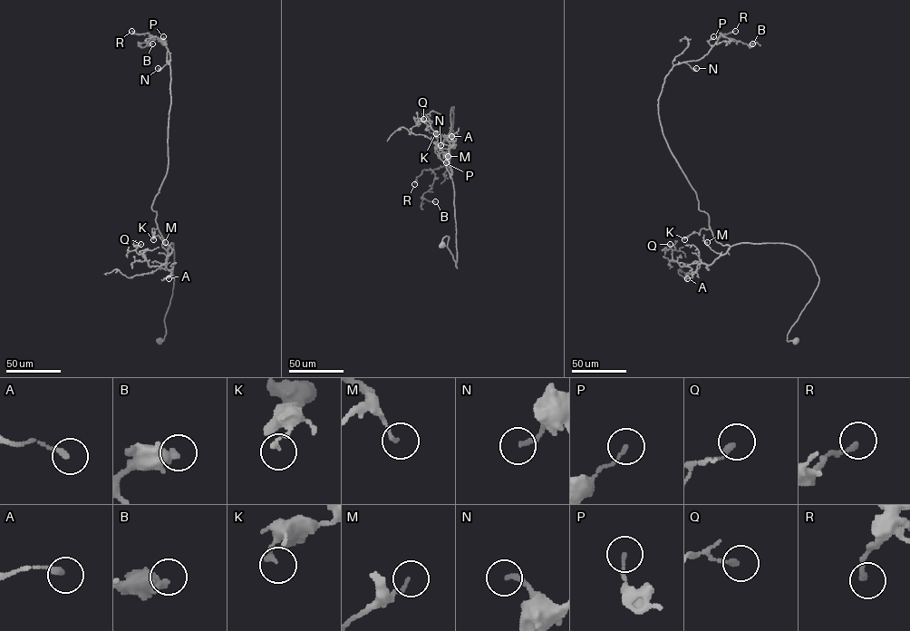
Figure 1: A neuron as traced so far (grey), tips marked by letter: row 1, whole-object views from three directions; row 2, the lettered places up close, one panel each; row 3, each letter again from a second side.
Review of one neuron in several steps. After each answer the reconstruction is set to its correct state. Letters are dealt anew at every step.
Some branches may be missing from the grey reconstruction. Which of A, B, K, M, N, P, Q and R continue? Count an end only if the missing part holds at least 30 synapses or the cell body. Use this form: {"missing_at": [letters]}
{"missing_at": ["N"]}

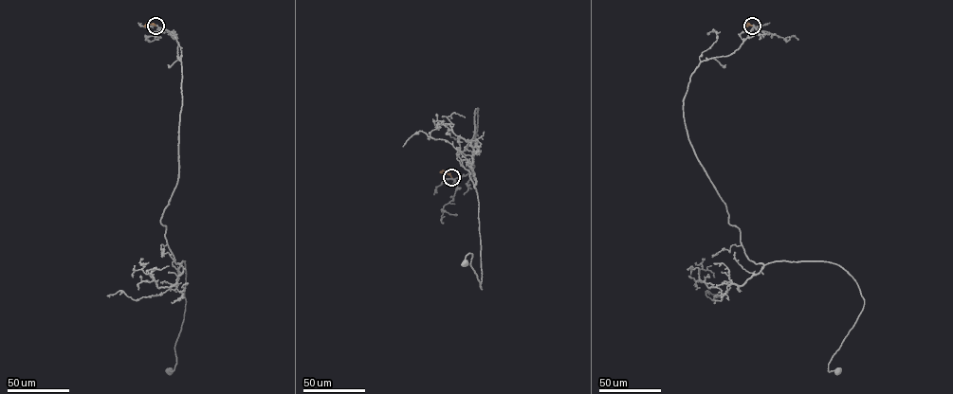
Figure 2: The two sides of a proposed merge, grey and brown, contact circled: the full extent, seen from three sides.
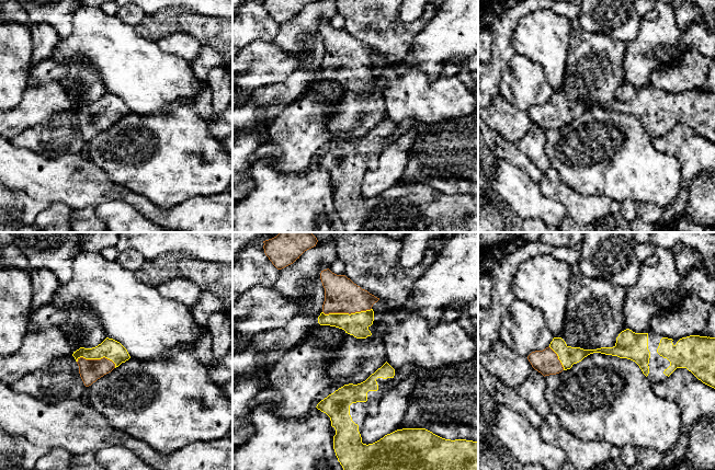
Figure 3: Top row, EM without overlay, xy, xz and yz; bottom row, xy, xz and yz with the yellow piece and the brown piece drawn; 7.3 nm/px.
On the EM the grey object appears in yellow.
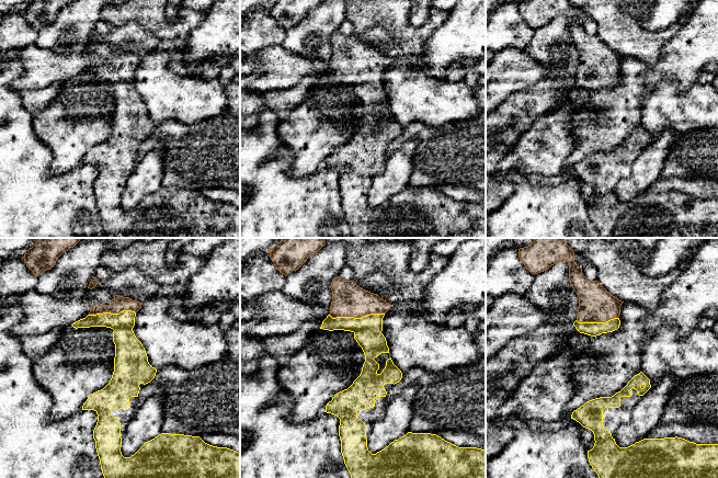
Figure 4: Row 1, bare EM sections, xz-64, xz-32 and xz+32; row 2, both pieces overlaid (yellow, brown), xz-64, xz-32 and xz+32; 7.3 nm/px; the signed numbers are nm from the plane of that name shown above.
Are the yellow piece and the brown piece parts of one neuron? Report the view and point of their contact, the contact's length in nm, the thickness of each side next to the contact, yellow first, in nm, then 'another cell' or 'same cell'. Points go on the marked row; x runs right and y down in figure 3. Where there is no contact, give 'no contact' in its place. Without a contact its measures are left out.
meets yellow in xz at (347, 313); contact 360 nm long; 170 nm thick on the yellow side, 260 nm on the other; same cell

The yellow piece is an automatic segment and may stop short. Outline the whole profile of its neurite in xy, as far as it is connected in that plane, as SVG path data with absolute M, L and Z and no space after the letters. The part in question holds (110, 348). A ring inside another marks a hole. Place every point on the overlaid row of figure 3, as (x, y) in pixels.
M109 337L95 347L80 347L72 356L79 366L79 374L86 387L130 358L120 342Z

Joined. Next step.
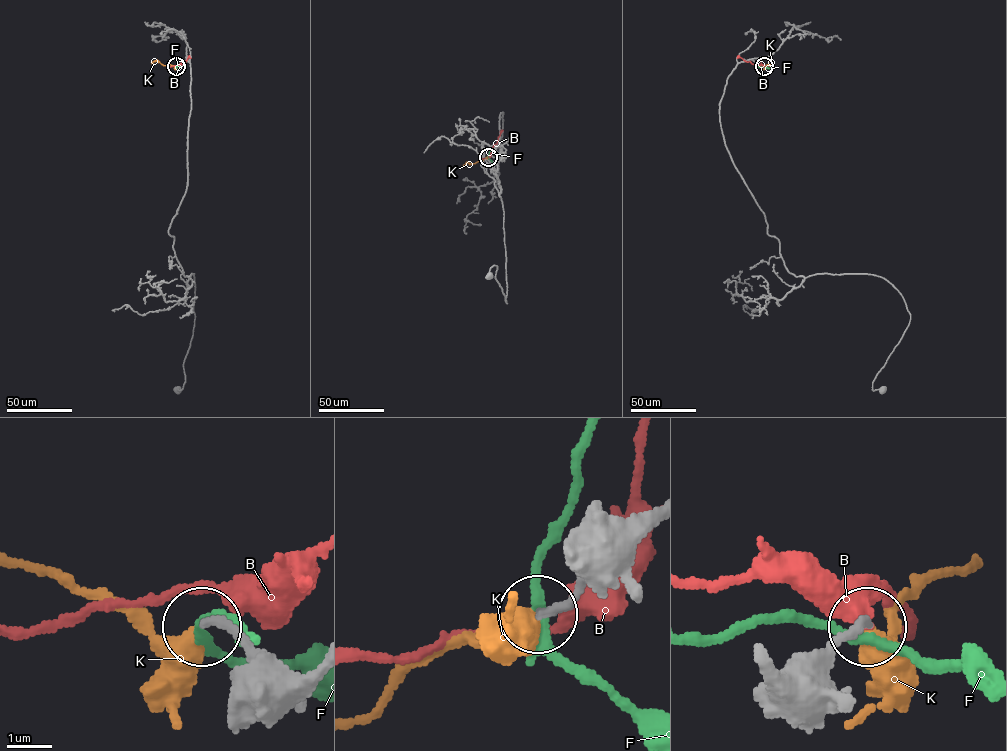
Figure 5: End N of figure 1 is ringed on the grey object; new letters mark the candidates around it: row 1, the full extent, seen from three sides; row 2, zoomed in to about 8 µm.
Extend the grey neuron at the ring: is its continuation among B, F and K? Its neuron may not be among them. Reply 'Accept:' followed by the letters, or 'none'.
Accept: K

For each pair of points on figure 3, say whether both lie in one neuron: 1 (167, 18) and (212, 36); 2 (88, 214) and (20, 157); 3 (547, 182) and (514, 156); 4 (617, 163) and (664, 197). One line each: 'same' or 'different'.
1: same
2: different
3: different
4: same

